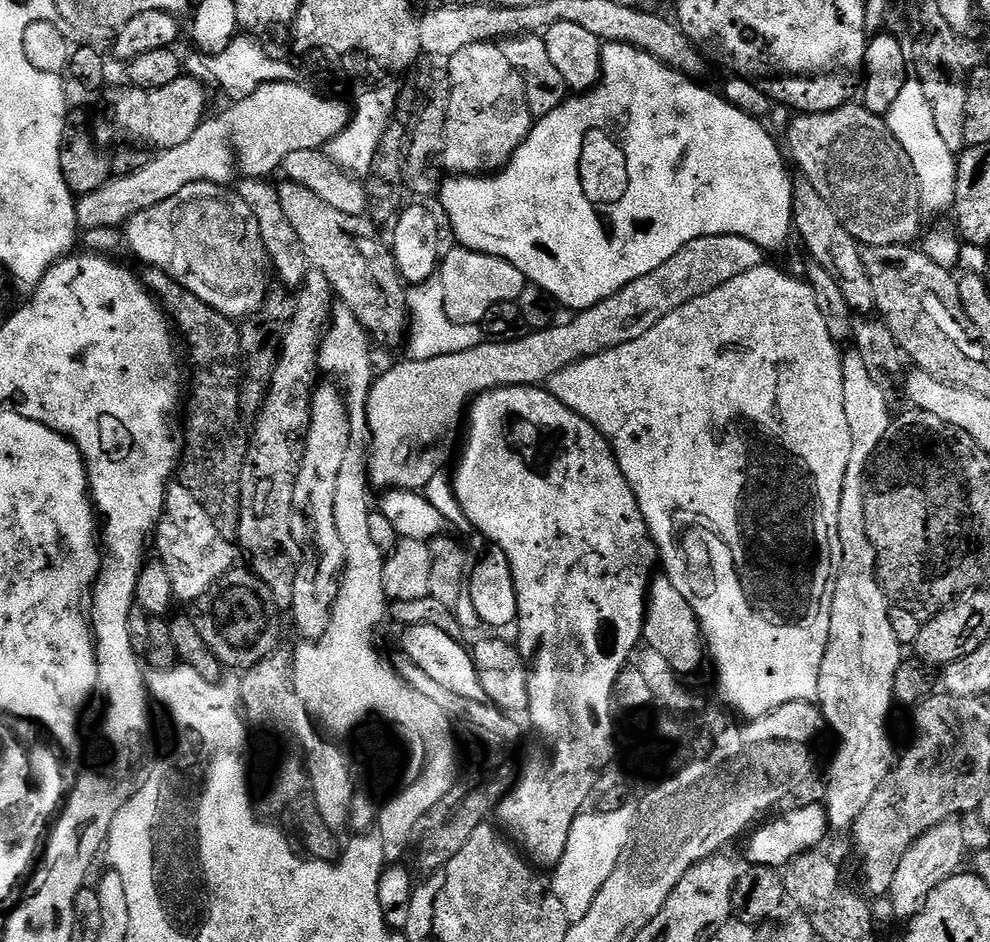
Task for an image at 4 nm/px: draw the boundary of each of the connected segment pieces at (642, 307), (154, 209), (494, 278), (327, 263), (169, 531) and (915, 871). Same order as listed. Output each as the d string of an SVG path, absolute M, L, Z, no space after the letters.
M707 236L706 238L698 238L694 242L690 242L686 246L682 246L682 250L678 250L678 254L674 254L674 258L670 258L670 262L662 262L662 266L658 266L658 270L650 270L650 274L642 274L642 278L638 278L634 282L630 282L626 286L622 286L622 290L615 292L610 298L606 298L602 302L598 302L594 306L577 311L576 316L569 324L557 322L550 328L541 328L539 330L529 331L527 336L518 338L514 342L506 342L505 340L488 340L482 342L478 346L474 346L470 350L462 350L458 354L442 354L438 358L426 358L425 360L414 360L404 358L401 364L396 364L393 368L388 368L384 373L377 375L372 382L372 389L368 395L368 405L366 406L366 414L368 415L368 426L372 441L368 445L368 478L373 489L404 489L406 491L415 492L422 490L426 486L426 482L430 482L430 478L434 478L434 474L438 474L442 470L444 459L448 456L448 439L456 432L456 427L461 427L462 421L465 419L466 413L473 400L482 392L491 392L494 388L519 388L521 386L540 386L551 380L554 374L558 374L566 366L577 364L580 360L585 360L591 356L602 354L611 348L622 346L626 342L634 342L634 338L642 338L642 334L646 334L646 330L654 330L654 326L658 326L658 322L662 322L662 318L666 318L666 314L674 314L674 310L678 310L682 306L686 306L686 302L690 302L694 298L698 298L702 294L706 294L710 290L714 290L718 286L722 286L726 282L730 282L734 278L738 278L738 274L746 274L750 270L761 267L765 263L766 253L763 248L759 248L754 242L750 242L750 238L738 238L737 236Z
M194 182L174 198L150 206L150 210L134 214L128 219L128 248L151 269L164 272L186 291L194 294L206 306L229 318L247 318L256 313L268 296L274 272L268 250L258 226L258 218L242 202L239 191L222 184Z
M455 247L443 253L438 269L446 314L455 324L479 325L486 318L486 310L490 310L490 306L498 306L498 302L519 301L526 281L514 265L485 252Z
M284 182L279 185L279 189L282 210L285 211L286 218L290 218L290 226L294 226L294 234L298 234L298 242L304 248L303 259L309 260L328 279L329 286L333 288L331 291L338 297L339 303L354 310L358 322L362 322L369 337L377 345L396 344L400 339L401 343L410 328L408 293L405 281L401 279L400 271L396 268L391 247L380 241L381 229L367 215L355 216L342 214L342 210L334 210L330 202L322 202L322 198L314 194L314 190L308 190L301 184Z
M179 482L168 485L164 514L154 533L154 548L160 551L159 559L166 574L170 574L176 600L180 602L200 600L202 594L206 594L238 564L237 545L221 534L218 526L214 526L210 514L206 514L202 502L198 502L198 498L194 498L194 494L190 494L190 490L186 490Z
M955 820L932 827L903 855L894 872L894 878L891 879L891 890L888 895L888 902L902 920L916 916L929 894L946 878L955 875L961 869L959 867L966 852L966 834L959 824L961 823Z

